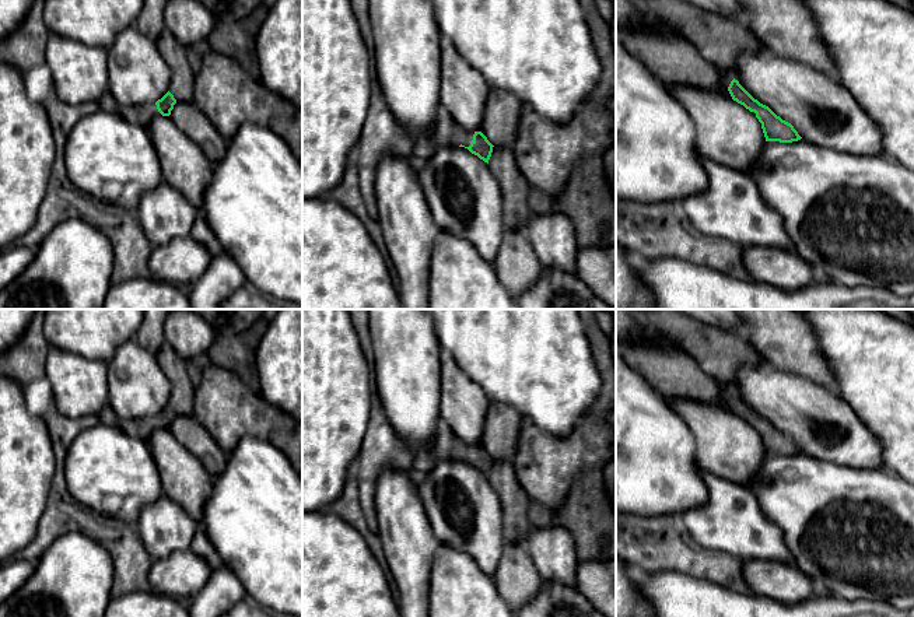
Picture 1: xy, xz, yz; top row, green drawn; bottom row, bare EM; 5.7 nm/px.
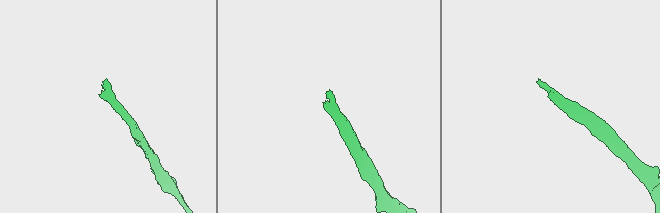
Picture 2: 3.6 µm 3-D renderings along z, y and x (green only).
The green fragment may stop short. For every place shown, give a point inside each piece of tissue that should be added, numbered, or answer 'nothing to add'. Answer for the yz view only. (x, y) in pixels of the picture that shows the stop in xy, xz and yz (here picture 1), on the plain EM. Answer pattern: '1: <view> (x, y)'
1: yz (725, 391)

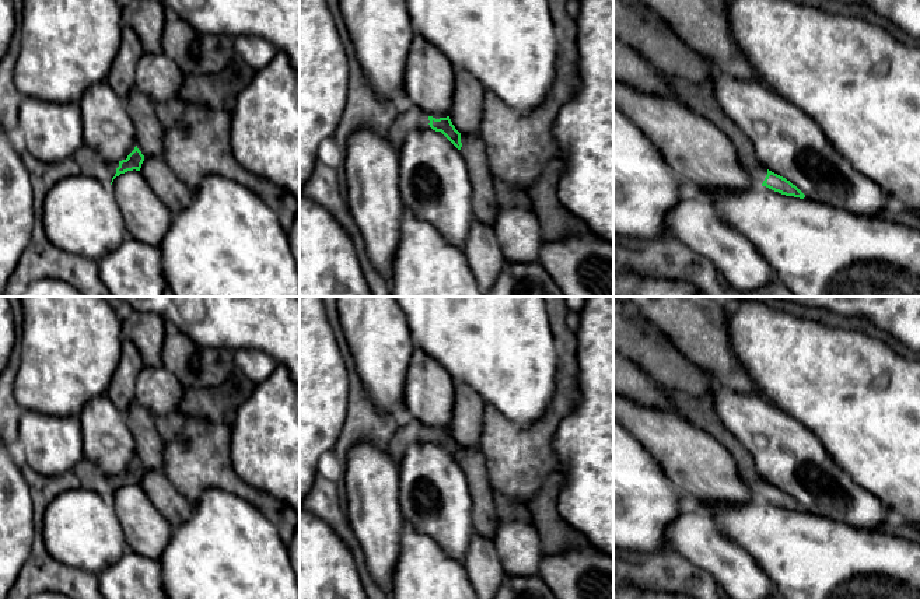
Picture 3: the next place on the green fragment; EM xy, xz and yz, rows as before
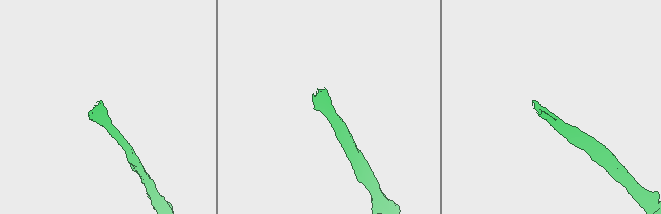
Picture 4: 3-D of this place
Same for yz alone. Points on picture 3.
1: yz (698, 412)

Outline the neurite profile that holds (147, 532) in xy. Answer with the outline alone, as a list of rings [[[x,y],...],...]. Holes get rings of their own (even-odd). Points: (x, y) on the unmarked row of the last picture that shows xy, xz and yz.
[[[127,484],[116,490],[111,504],[125,533],[127,549],[140,556],[160,560],[172,526],[151,504],[140,484]]]

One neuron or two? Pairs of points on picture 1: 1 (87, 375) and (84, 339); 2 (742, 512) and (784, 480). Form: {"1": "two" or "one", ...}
{"1": "two", "2": "two"}

